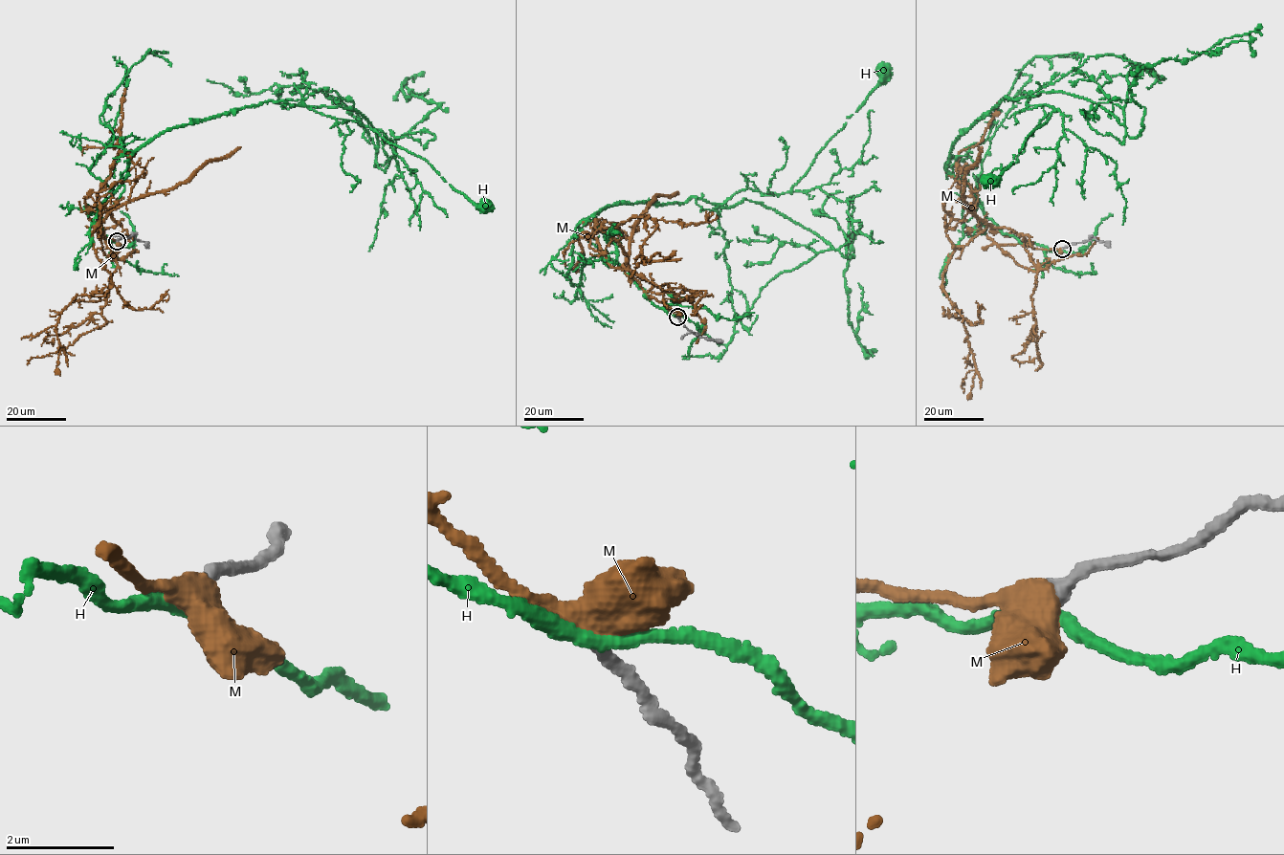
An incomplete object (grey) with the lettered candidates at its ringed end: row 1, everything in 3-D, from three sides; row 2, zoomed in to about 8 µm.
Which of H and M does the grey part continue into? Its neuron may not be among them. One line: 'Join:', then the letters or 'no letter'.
Join: M

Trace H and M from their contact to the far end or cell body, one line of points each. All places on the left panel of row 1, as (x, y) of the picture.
H: (116, 241), (99, 230), (100, 215), (133, 152), (174, 127), (271, 101), (360, 121), (486, 208)
M: (117, 241), (84, 197), (100, 207), (93, 244), (110, 284), (77, 295), (56, 326), (61, 346), (27, 364)

